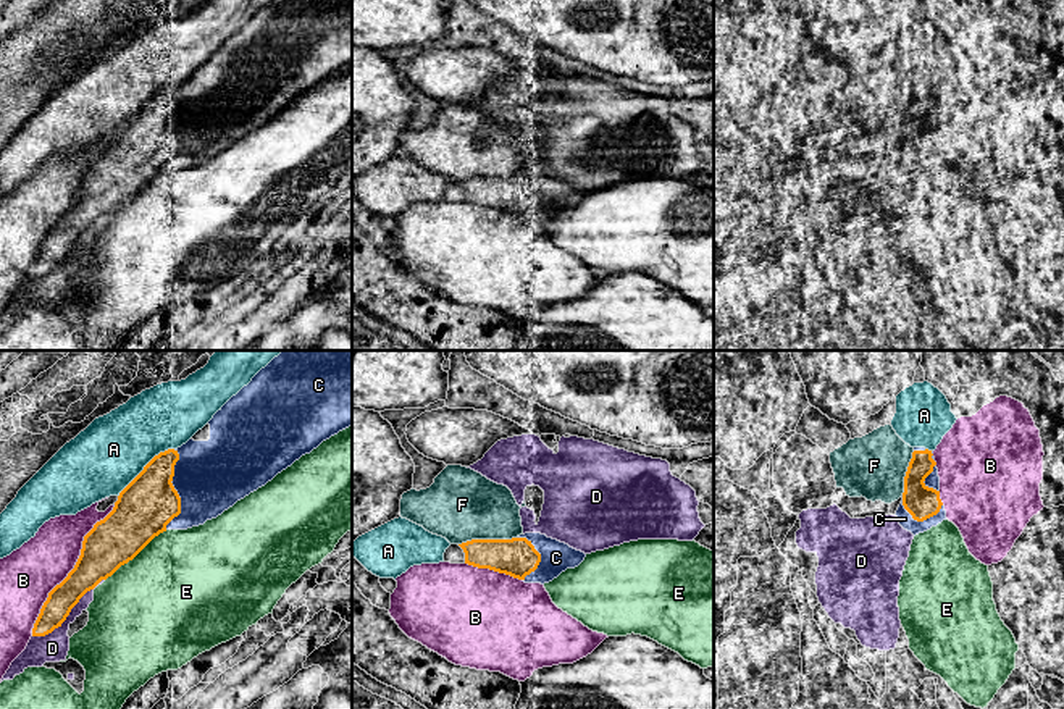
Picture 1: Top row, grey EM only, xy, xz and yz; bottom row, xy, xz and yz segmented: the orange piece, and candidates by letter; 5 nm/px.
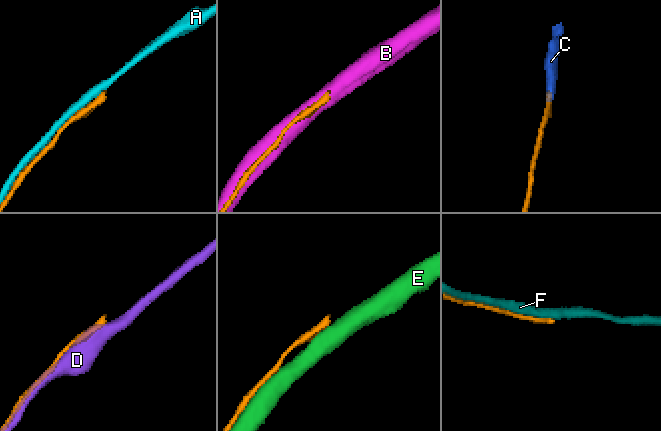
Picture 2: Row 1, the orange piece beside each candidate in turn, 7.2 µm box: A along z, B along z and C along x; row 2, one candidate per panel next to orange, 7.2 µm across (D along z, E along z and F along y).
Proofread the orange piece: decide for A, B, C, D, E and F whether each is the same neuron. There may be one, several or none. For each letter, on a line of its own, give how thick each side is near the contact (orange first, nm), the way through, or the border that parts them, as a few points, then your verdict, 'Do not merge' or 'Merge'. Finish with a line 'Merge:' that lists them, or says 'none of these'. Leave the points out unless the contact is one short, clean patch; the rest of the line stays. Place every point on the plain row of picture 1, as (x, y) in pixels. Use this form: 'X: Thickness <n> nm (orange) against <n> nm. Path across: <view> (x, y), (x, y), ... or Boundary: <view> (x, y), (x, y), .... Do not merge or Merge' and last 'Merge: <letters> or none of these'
A: Thickness 280 nm (orange) against 360 nm. Do not merge
B: Thickness 240 nm (orange) against 280 nm. Do not merge
C: Thickness 280 nm (orange) against 360 nm. Merge
D: Thickness 160 nm (orange) against 140 nm. Do not merge
E: Thickness 280 nm (orange) against 500 nm. Do not merge
F: Thickness 190 nm (orange) against 360 nm. Do not merge
Merge: C

